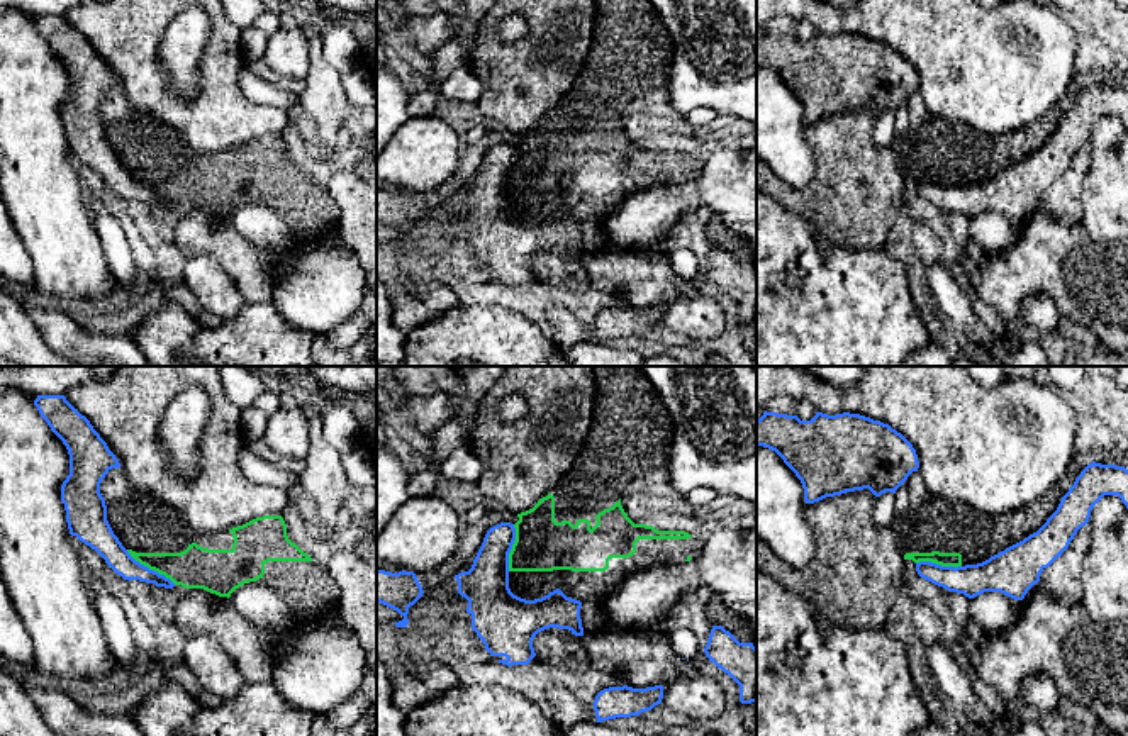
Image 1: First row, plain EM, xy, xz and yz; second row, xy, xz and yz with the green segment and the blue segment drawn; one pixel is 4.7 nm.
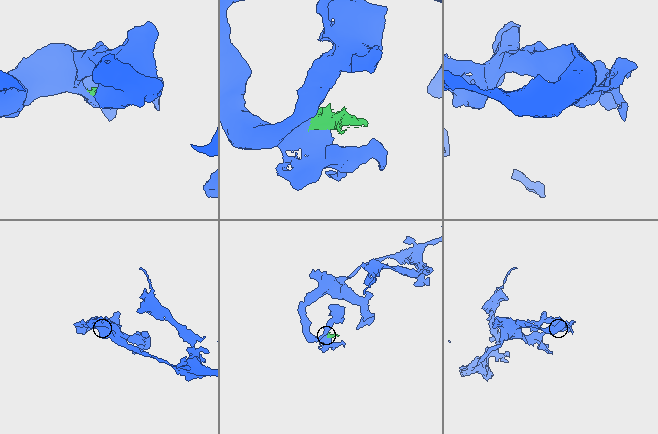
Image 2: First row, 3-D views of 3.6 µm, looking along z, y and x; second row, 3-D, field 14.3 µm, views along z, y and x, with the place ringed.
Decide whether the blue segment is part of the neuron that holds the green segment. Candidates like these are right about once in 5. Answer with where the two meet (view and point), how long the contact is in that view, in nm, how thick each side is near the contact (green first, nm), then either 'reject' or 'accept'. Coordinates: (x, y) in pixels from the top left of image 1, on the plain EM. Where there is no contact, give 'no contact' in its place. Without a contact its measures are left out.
contact xy (151, 189); length 280 nm; calibres 200 and 120 nm; reject

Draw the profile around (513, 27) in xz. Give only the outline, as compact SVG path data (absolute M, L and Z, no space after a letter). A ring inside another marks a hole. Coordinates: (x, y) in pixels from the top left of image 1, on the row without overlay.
M509 14L499 24L499 39L505 44L514 44L516 41L526 37L528 22L521 14Z

